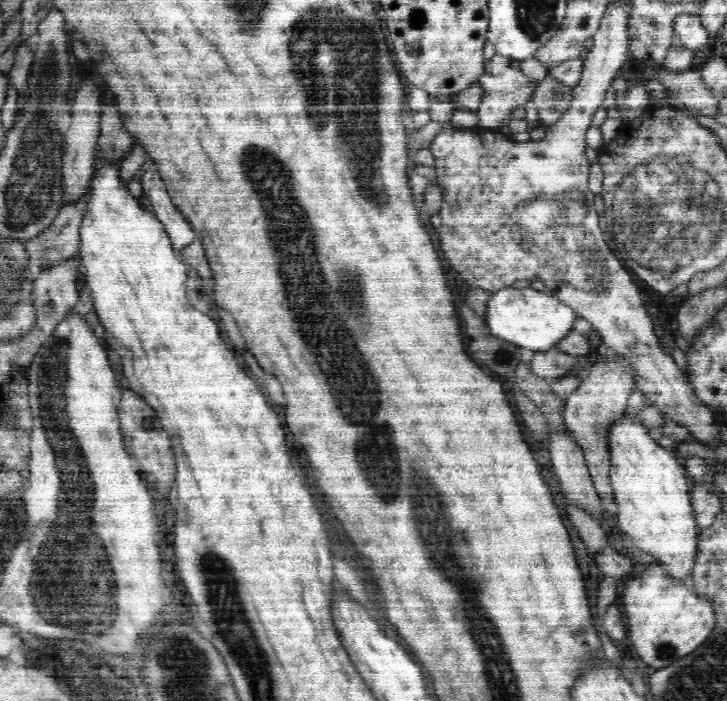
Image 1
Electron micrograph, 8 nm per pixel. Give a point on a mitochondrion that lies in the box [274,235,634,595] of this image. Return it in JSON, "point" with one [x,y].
{"point":[502,356]}

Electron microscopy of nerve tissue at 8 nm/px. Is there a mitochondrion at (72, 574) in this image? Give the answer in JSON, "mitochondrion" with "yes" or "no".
{"mitochondrion":"yes"}

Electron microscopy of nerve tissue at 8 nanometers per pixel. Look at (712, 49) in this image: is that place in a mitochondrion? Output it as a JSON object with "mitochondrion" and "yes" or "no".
{"mitochondrion":"no"}

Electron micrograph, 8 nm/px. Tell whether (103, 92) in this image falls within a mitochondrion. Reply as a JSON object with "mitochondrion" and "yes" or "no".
{"mitochondrion":"no"}

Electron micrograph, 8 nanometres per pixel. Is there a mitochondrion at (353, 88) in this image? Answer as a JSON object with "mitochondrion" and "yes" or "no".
{"mitochondrion":"yes"}

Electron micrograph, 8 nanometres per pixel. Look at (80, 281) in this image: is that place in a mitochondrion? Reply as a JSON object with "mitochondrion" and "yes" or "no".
{"mitochondrion":"no"}

